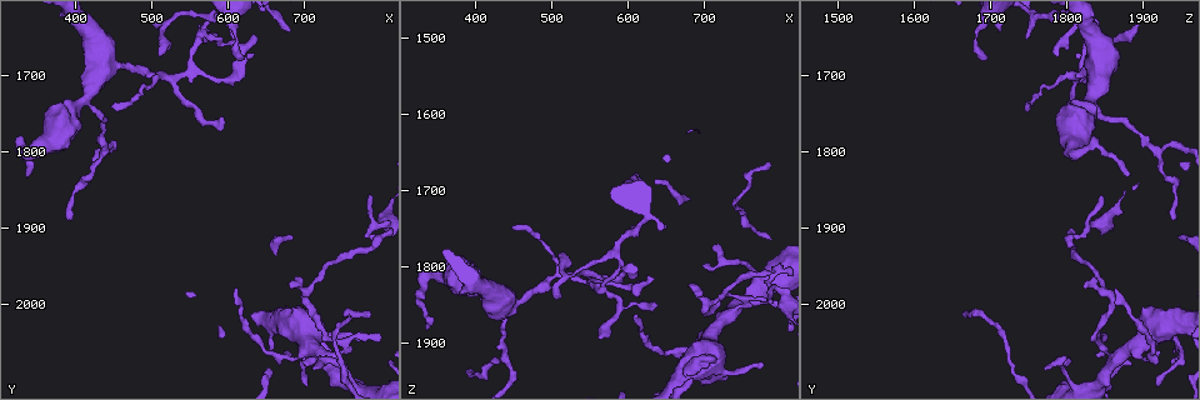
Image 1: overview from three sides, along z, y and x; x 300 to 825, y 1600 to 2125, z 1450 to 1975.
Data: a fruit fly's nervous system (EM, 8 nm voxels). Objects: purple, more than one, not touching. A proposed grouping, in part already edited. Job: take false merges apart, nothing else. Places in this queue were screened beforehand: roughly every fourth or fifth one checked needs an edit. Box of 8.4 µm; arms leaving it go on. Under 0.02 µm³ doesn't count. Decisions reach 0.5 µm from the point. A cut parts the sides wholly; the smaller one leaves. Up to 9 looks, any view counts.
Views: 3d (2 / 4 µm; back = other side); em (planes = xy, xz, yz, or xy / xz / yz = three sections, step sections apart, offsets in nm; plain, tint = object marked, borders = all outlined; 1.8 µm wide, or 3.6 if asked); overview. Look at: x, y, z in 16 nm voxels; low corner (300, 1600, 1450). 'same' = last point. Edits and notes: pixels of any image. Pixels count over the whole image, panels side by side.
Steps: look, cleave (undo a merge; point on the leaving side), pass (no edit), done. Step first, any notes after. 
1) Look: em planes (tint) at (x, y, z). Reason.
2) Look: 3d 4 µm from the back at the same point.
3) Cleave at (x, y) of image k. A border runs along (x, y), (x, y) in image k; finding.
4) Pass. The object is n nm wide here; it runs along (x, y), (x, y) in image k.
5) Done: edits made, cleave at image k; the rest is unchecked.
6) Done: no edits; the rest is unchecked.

Look: 3d 2 µm at (790, 1925, 1810). Sharp bend.

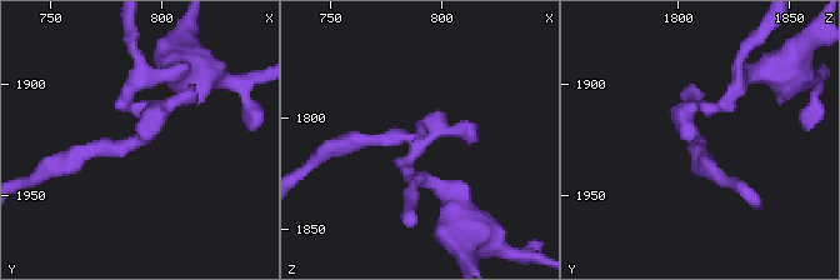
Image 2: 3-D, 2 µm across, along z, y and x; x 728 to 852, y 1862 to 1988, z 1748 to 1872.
Look: em planes (tint) at (790, 1925, 1807). Shape alone is not enough.

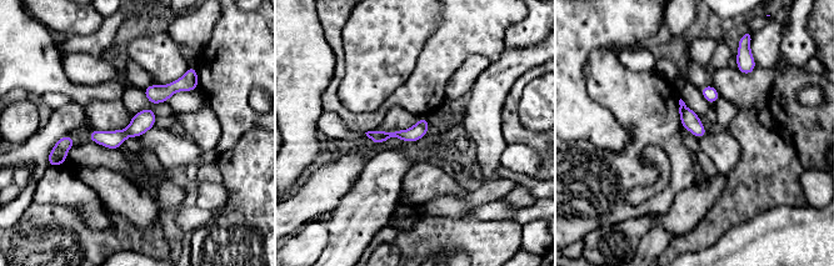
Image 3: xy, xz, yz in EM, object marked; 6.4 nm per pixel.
Pass. The object is 100 nm wide here; it runs along (151, 114), (116, 137), (91, 137) in image 3; one neuron here.

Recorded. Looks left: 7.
Look: em 3.6 µm xy step 4 (borders) at (705, 2040, 1910). Abrupt turn.

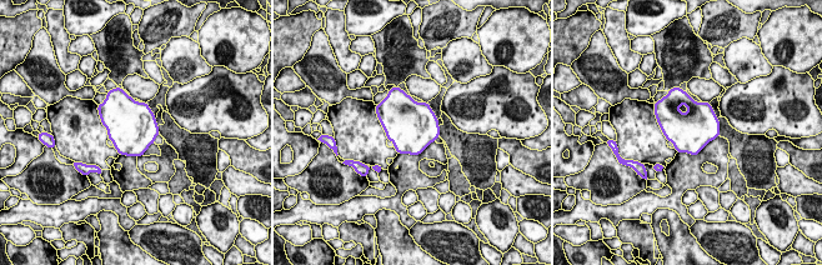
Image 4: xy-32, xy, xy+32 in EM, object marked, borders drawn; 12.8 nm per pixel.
Pass. The object is 650 nm wide here; all the same neuron.

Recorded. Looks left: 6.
Look: 3d 4 µm at (565, 1645, 1830). A fork.

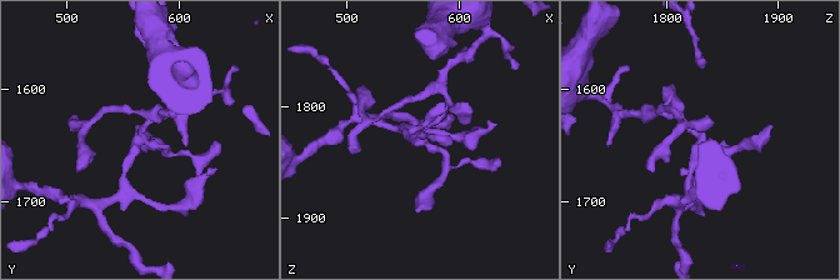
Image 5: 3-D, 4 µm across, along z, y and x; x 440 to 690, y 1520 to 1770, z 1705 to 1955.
Look: em planes (tint) at (562, 1646, 1834).

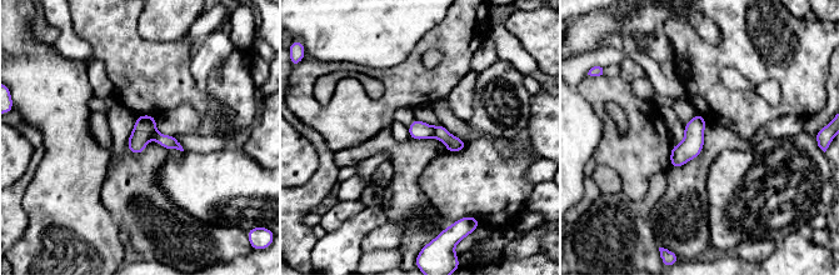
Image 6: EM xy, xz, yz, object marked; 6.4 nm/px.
Cleave at (453, 144) of image 6. Two neurons meet here.

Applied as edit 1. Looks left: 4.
Look: overview. Redraw.

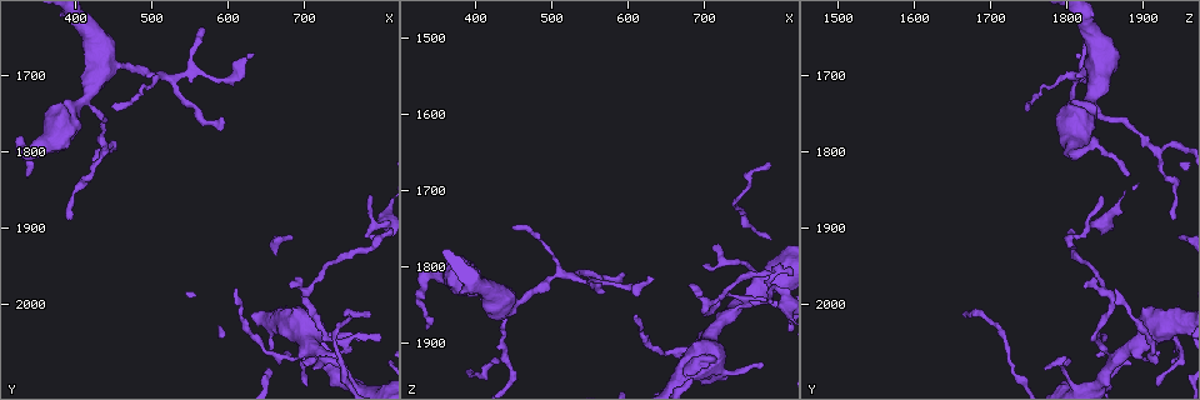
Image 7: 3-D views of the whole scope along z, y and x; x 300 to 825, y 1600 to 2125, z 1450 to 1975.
Look: 3d 4 µm at (435, 1695, 1840). Three arms meet.

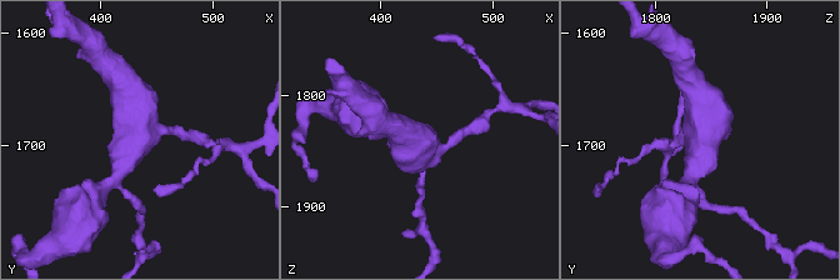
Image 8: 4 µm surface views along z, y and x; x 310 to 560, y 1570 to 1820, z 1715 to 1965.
Look: em planes (tint) at (434, 1696, 1840).

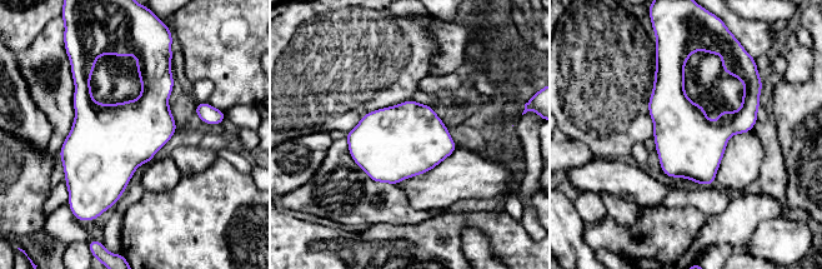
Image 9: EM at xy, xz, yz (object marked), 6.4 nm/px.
Pass. Continuous, no second neuron.

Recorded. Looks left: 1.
Done: edits made, cleave at image 6; the rest is unchecked.

